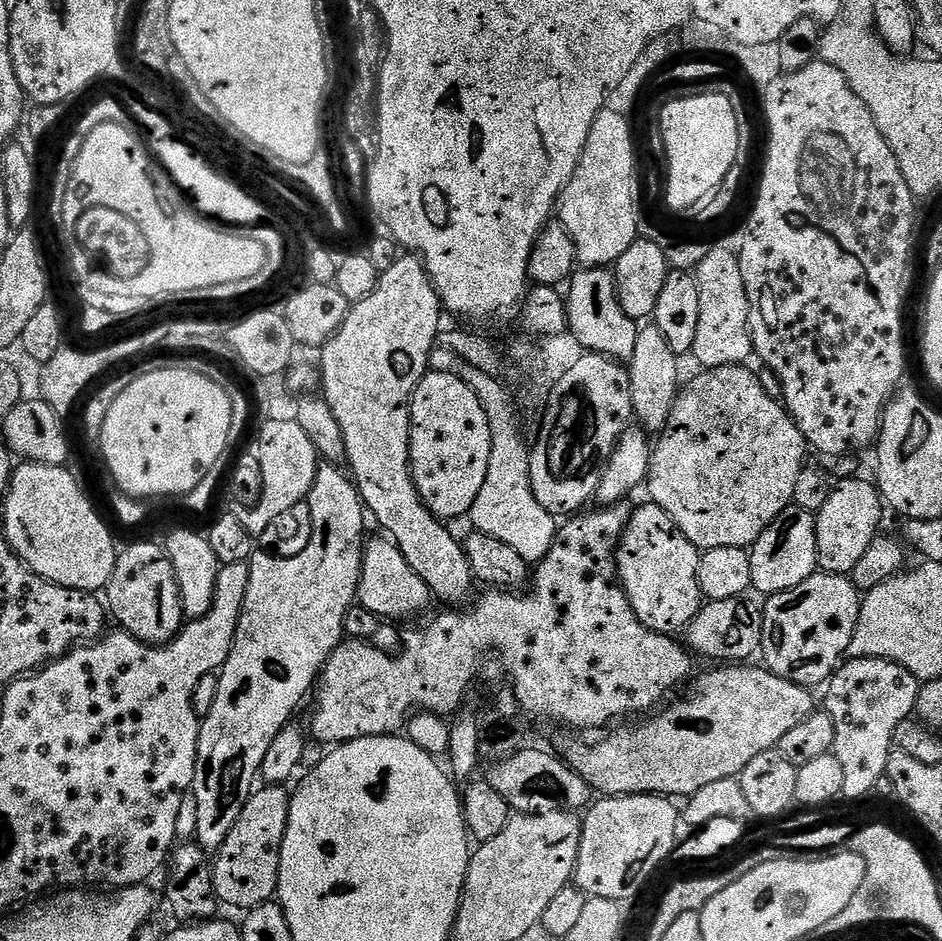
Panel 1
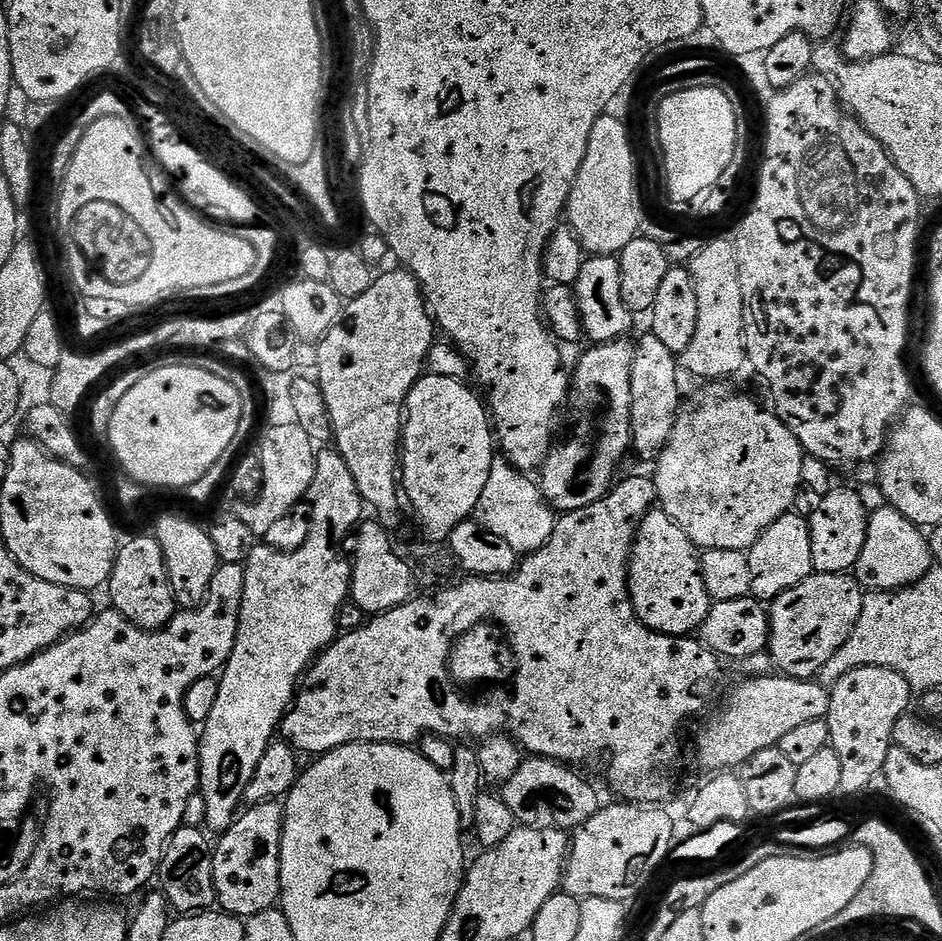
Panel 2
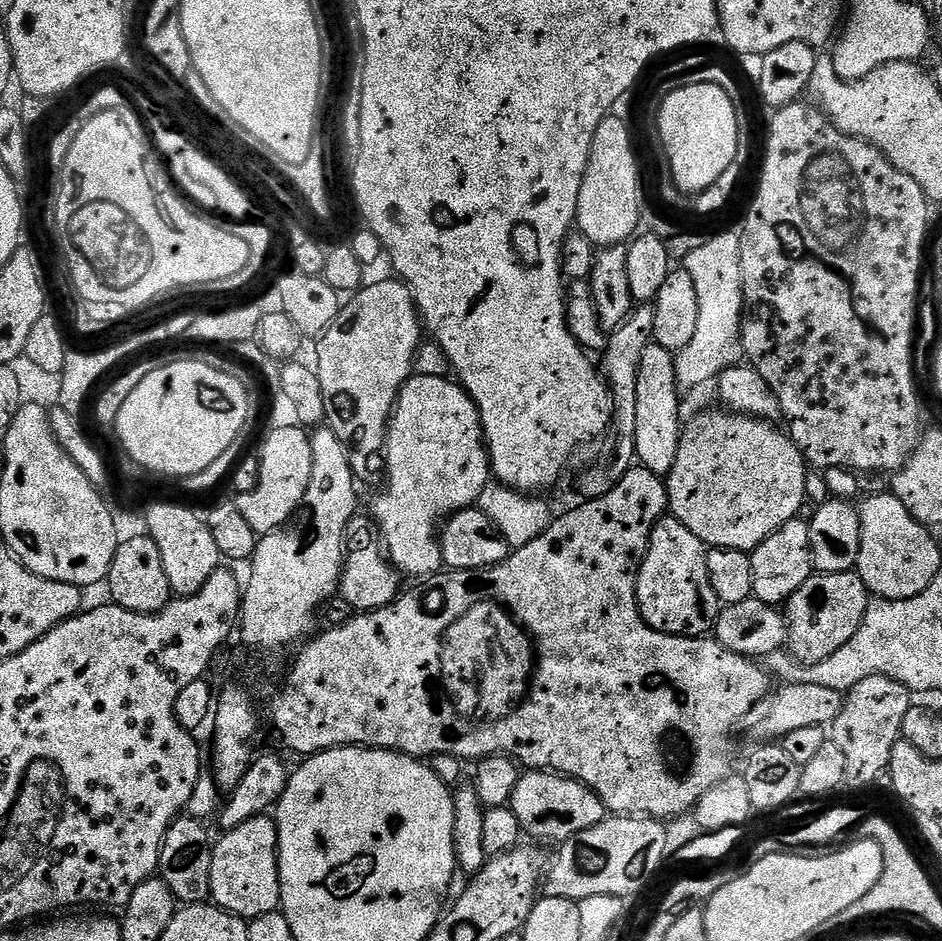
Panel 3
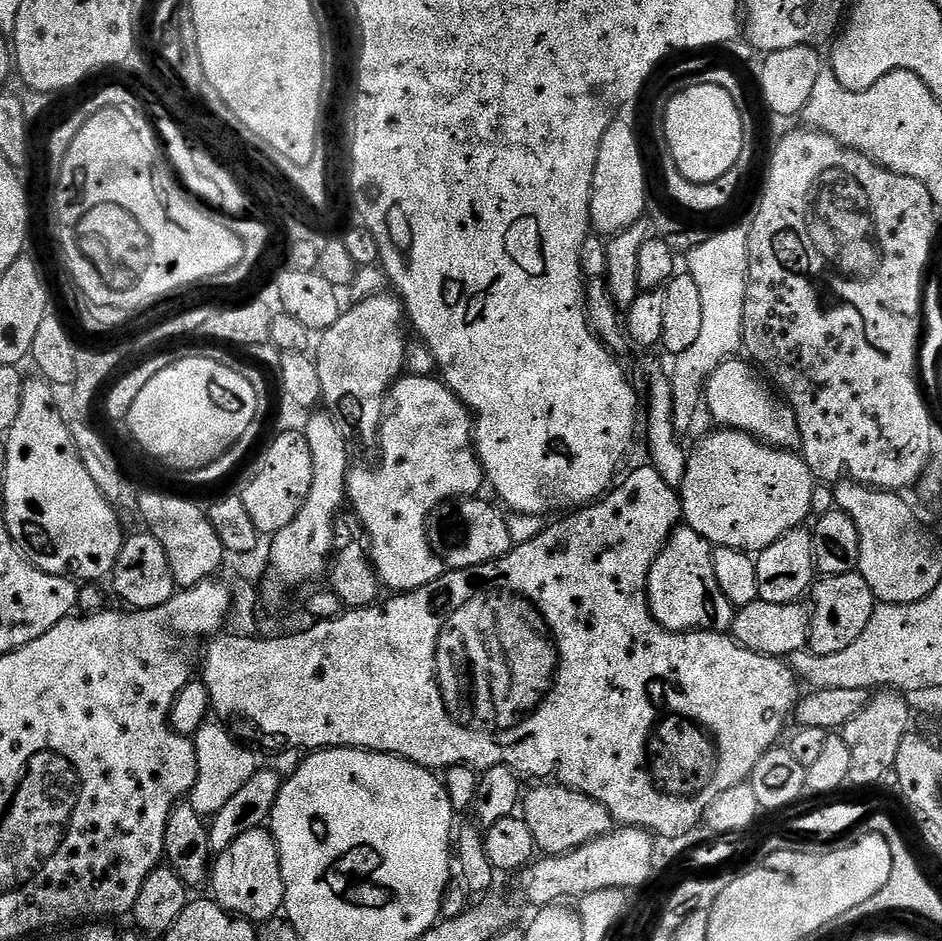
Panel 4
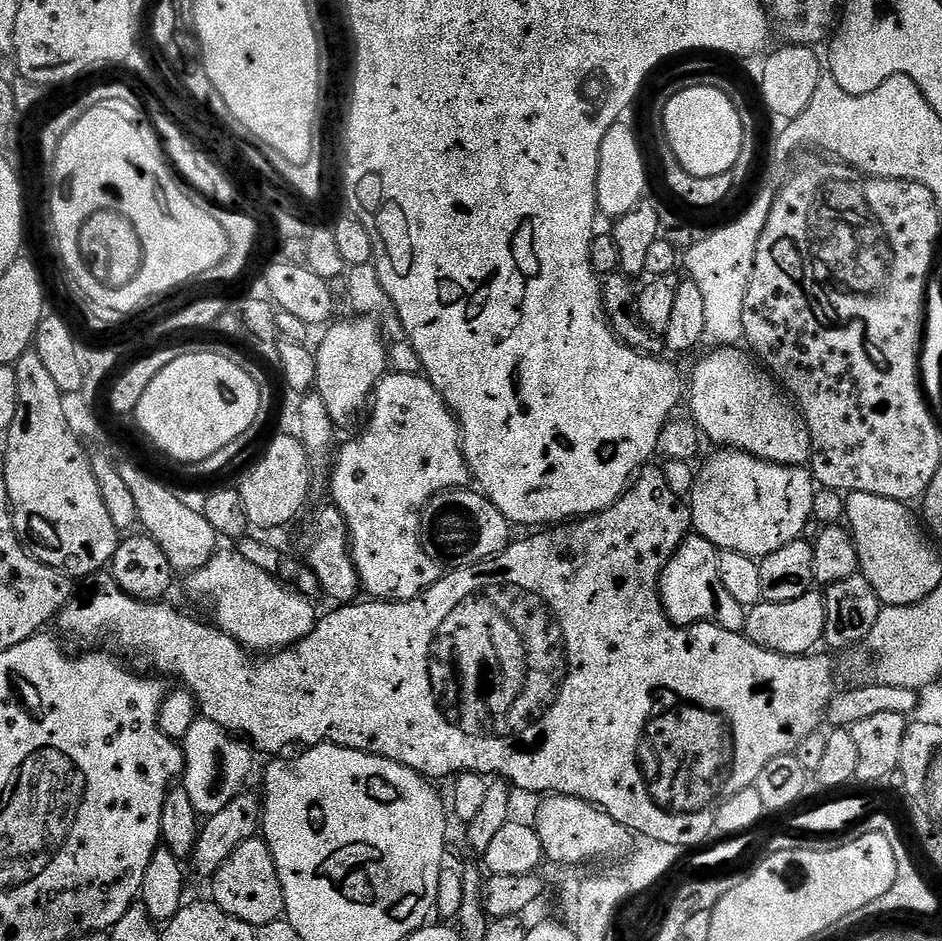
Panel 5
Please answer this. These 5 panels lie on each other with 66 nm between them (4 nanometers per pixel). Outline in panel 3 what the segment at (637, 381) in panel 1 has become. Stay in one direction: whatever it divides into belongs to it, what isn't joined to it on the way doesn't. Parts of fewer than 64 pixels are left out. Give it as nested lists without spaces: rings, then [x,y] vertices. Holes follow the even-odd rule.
[[[654,342],[646,346],[642,352],[642,366],[638,368],[638,390],[636,391],[636,413],[630,431],[634,434],[636,443],[636,460],[639,467],[650,470],[662,478],[670,474],[674,466],[674,458],[678,454],[680,445],[680,433],[682,431],[682,420],[680,424],[680,395],[682,389],[676,381],[676,357],[670,351]]]

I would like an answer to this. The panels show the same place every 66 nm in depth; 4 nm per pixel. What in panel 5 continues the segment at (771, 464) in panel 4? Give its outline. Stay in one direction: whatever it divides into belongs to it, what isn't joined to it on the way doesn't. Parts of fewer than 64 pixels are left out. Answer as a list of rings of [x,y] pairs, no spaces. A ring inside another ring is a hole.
[[[716,450],[716,453],[710,456],[699,465],[701,468],[696,472],[696,481],[690,497],[695,535],[709,540],[717,550],[746,554],[757,562],[774,554],[774,550],[782,550],[782,546],[790,546],[790,542],[805,535],[804,527],[807,526],[808,520],[813,519],[812,507],[818,491],[807,467],[791,468],[735,450]]]

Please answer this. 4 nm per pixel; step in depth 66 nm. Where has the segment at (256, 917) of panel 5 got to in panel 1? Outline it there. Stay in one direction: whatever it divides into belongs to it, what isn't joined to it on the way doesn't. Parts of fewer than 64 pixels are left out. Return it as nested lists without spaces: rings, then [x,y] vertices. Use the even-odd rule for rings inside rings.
[[[260,786],[246,802],[234,830],[222,842],[214,854],[212,885],[217,901],[232,908],[251,910],[267,904],[276,896],[280,877],[280,851],[288,825],[288,802],[290,792],[284,786]]]

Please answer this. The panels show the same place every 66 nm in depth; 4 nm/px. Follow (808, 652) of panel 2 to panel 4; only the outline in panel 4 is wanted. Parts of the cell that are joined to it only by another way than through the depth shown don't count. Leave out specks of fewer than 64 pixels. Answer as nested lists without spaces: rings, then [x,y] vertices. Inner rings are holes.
[[[859,571],[820,576],[810,589],[811,596],[808,648],[815,656],[838,654],[838,650],[846,650],[846,646],[850,646],[850,642],[866,630],[866,622],[870,622],[870,614],[874,614],[878,603],[870,586],[866,586],[866,578],[862,578]]]

